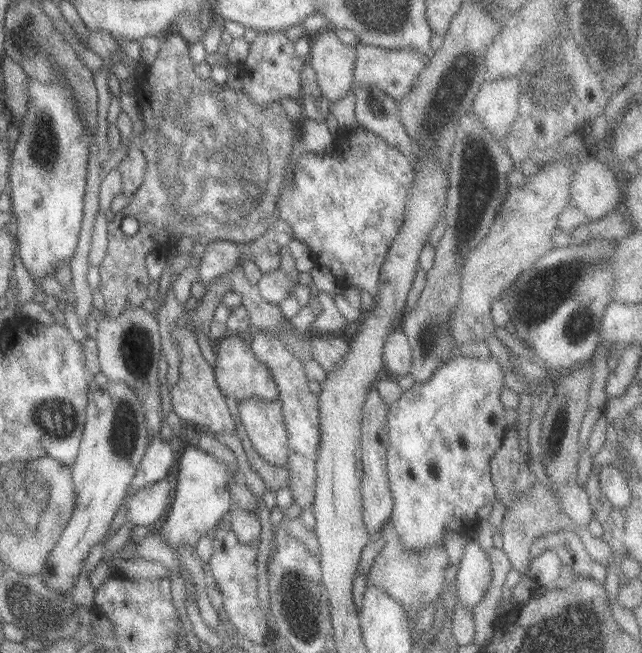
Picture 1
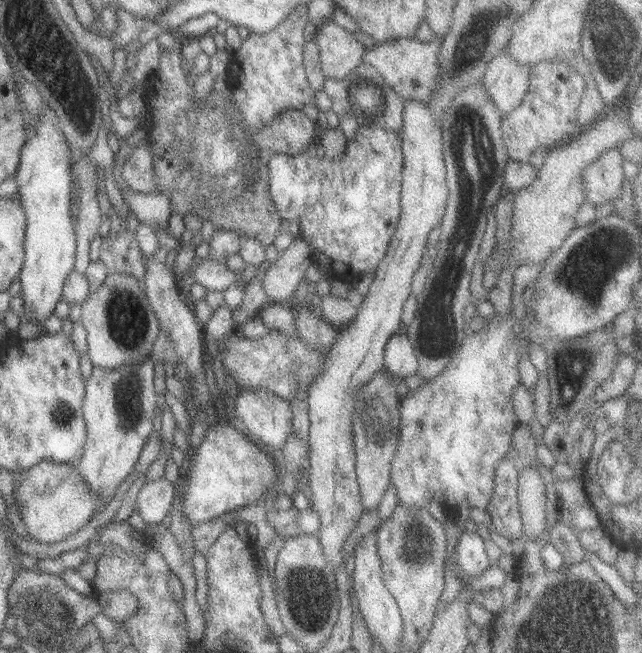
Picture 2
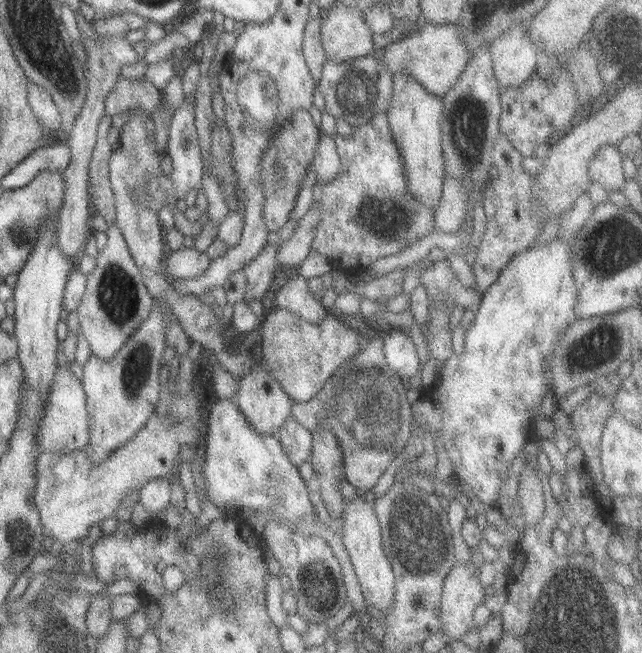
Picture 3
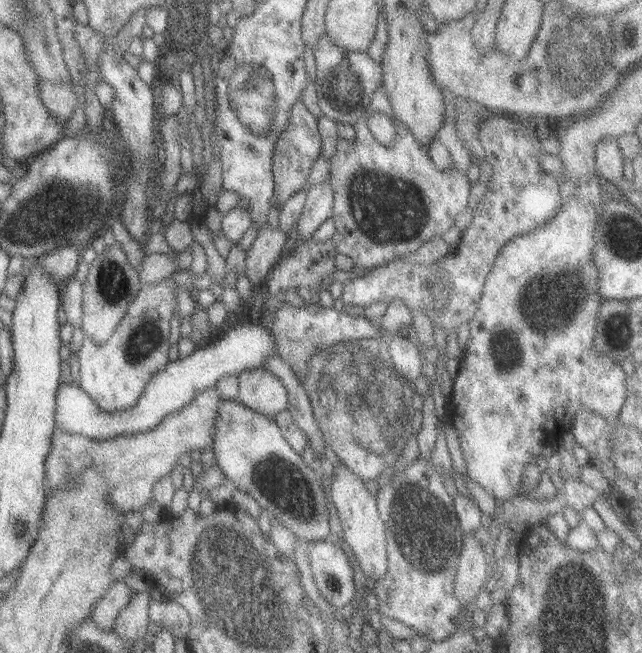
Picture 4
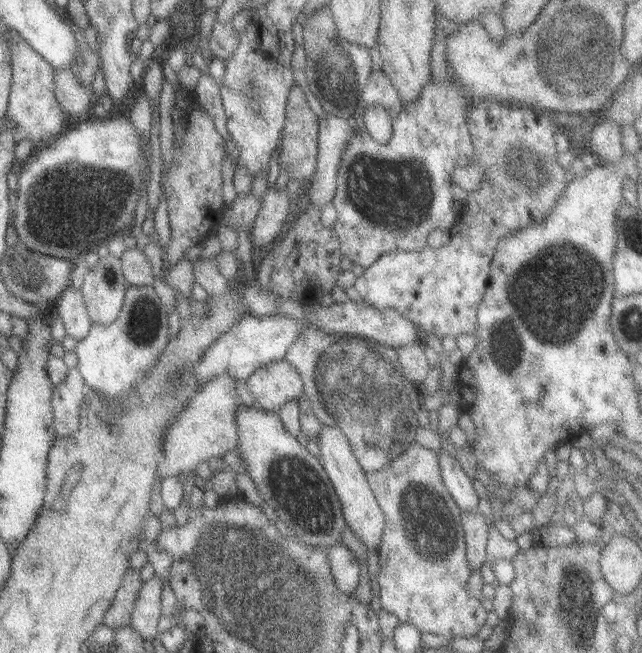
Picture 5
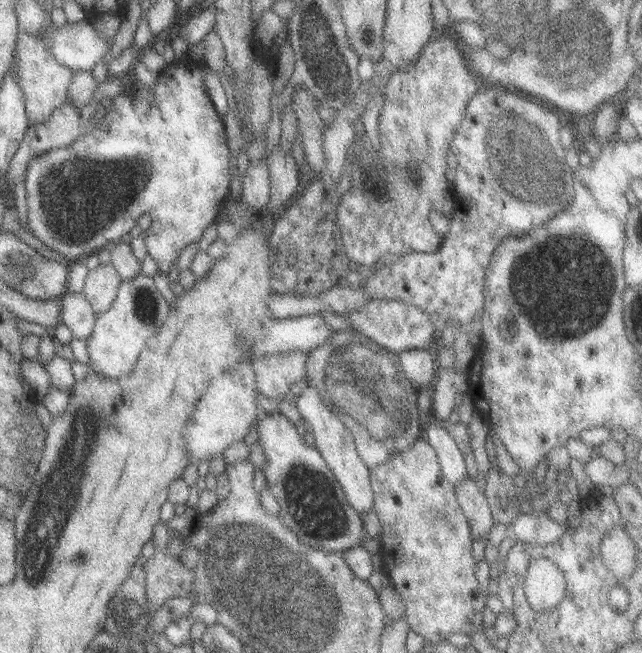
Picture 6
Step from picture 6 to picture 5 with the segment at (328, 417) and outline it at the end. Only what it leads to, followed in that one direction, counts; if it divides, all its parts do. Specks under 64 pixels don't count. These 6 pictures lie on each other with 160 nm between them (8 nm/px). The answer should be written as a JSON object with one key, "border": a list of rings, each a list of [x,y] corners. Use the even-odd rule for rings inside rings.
{"border":[[[321,425],[317,434],[317,446],[319,446],[317,460],[341,505],[346,528],[353,533],[357,540],[361,541],[366,551],[376,549],[383,532],[383,515],[374,499],[374,494],[368,487],[365,472],[361,470],[359,463],[353,456],[347,439],[343,437],[343,433],[336,426]]]}

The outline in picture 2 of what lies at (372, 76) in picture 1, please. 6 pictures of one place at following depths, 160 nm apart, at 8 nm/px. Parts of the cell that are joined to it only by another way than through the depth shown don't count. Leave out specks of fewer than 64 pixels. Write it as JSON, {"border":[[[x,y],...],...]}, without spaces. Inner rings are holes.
{"border":[[[435,36],[431,41],[418,41],[416,38],[409,37],[378,43],[362,54],[361,63],[375,70],[382,81],[403,101],[411,98],[417,102],[426,102],[430,92],[438,85],[440,42],[441,37]]]}

